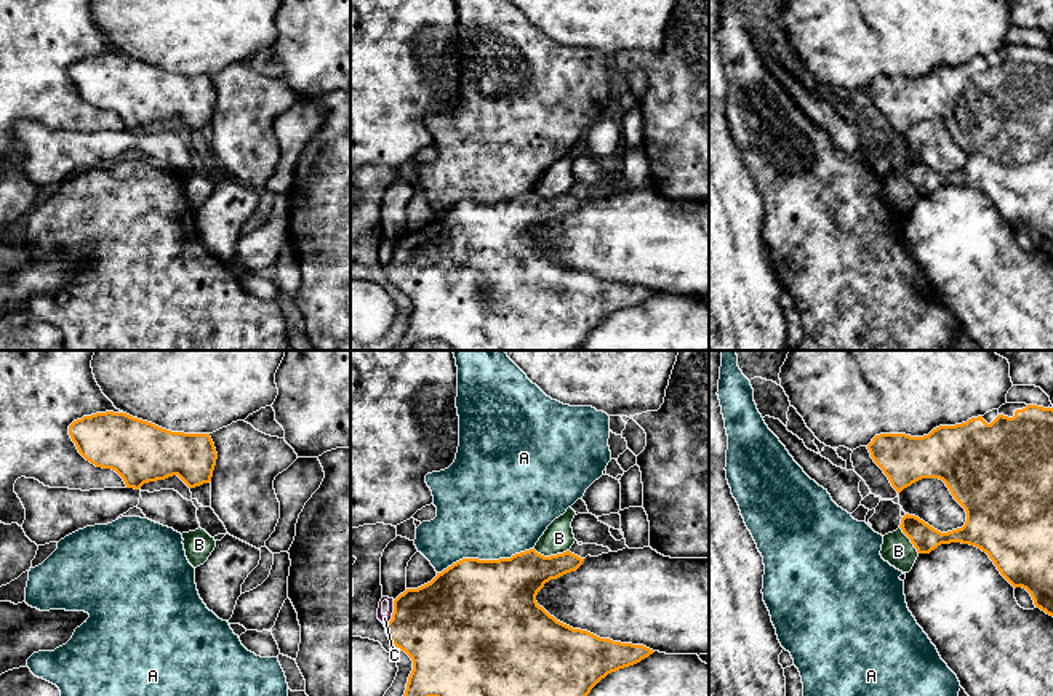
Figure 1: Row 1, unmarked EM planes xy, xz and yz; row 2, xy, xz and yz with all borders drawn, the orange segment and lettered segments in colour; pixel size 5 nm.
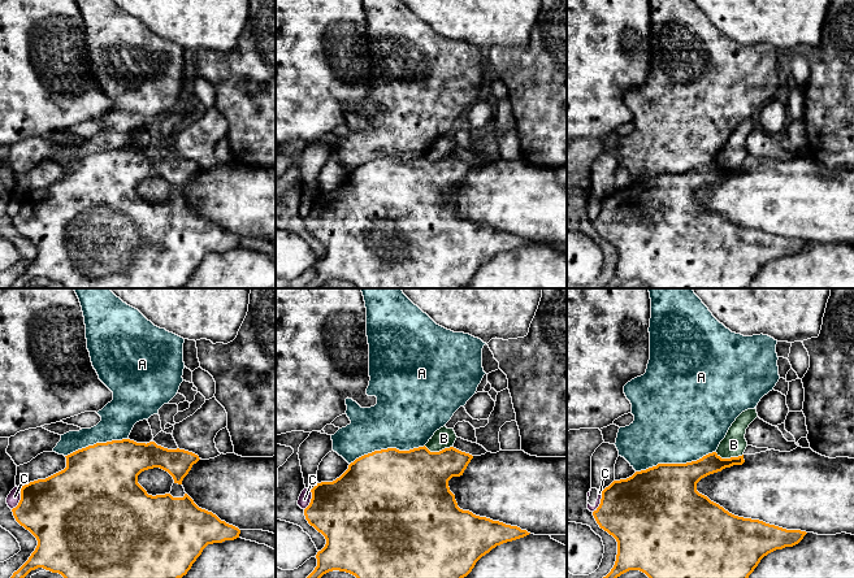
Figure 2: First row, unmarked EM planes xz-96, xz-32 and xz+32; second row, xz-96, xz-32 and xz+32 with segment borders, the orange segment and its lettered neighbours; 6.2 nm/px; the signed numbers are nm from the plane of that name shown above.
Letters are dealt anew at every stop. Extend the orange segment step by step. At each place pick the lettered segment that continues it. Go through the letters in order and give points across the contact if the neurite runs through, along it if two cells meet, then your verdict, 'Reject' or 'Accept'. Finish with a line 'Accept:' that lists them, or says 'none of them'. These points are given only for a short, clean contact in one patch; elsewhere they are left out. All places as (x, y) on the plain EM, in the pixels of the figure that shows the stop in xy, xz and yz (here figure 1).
A: Reject
B: Boundary: xz (533, 191), (544, 197), (568, 192). Reject
C: Reject
Accept: none of them

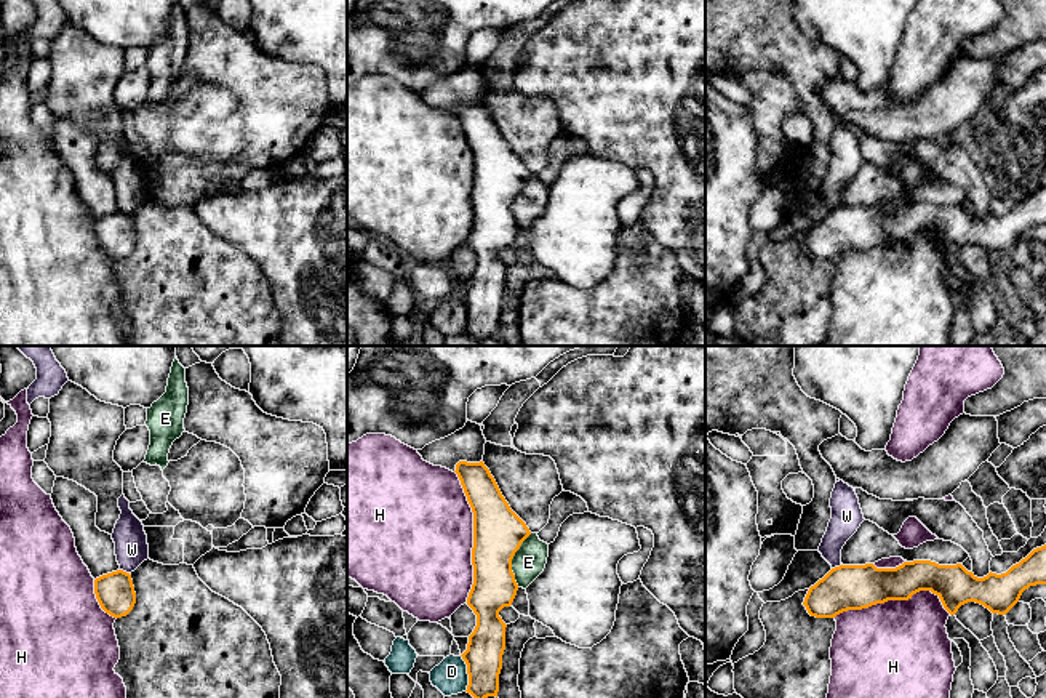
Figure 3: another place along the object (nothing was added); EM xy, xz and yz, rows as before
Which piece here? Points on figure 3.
D: Reject
E: Reject
H: Reject
W: Boundary: yz (842, 205), (832, 210). Reject
Accept: none of them

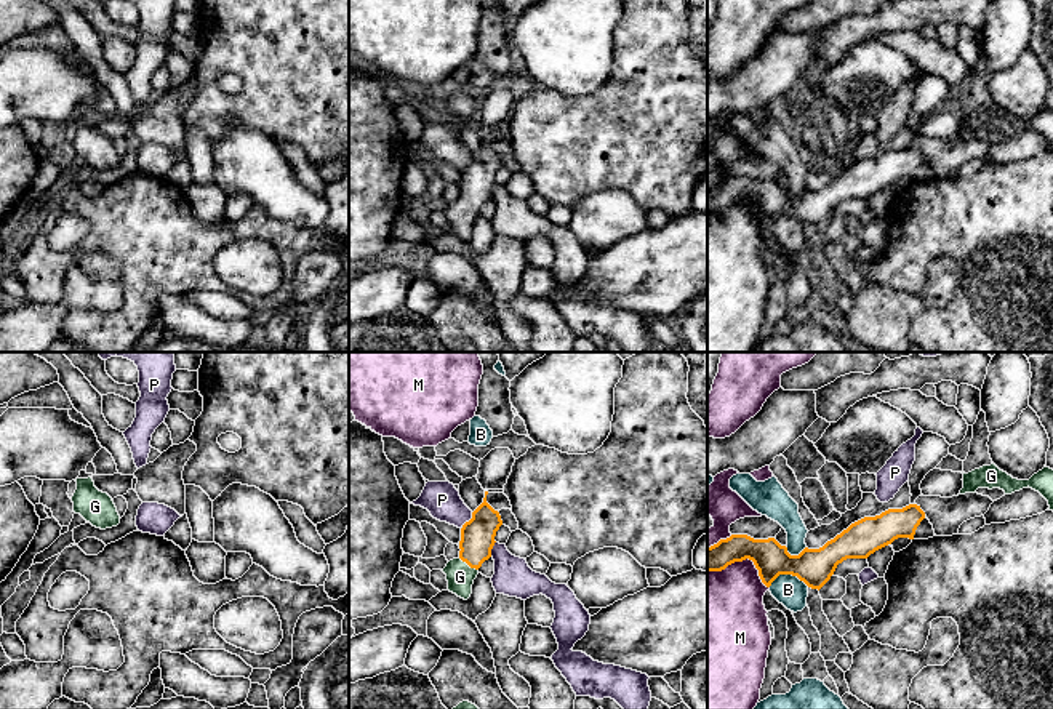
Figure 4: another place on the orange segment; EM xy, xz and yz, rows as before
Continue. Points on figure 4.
B: Reject
G: Path across: xz (477, 178), (476, 191), (468, 205), (460, 218). Accept
M: Reject
P: Reject
Accept: G

